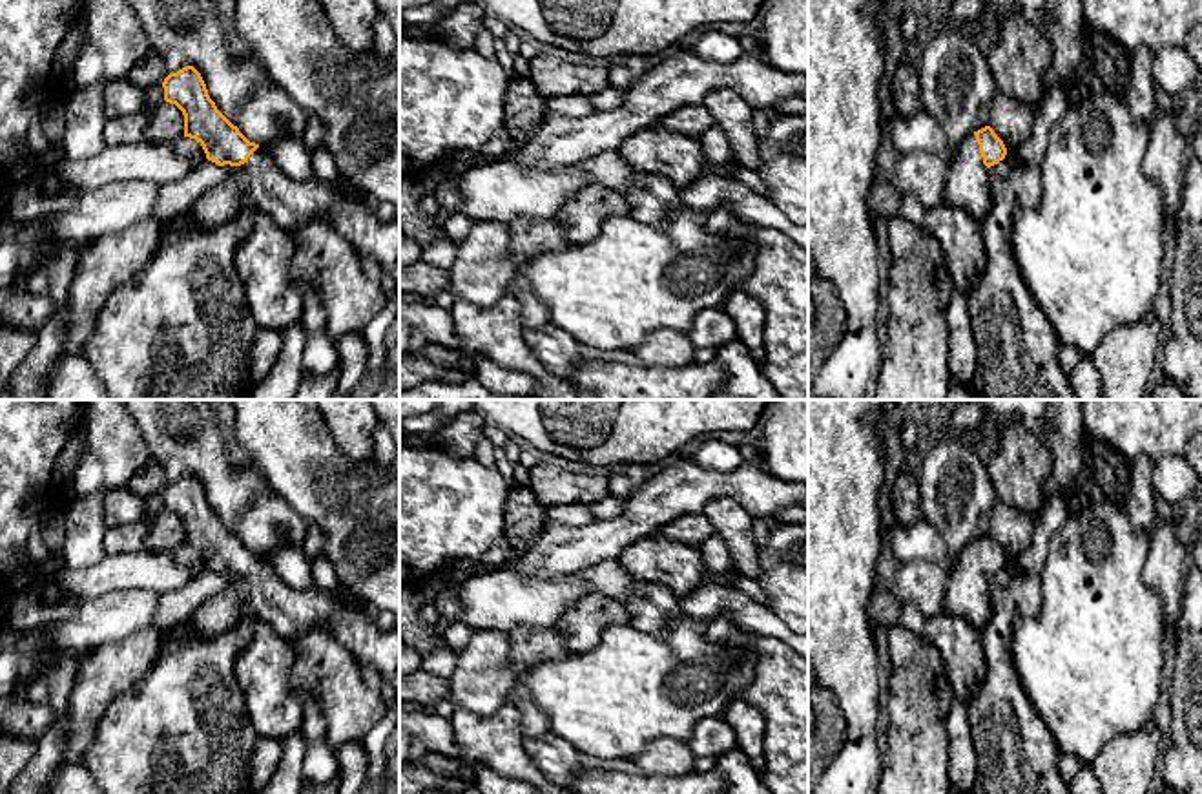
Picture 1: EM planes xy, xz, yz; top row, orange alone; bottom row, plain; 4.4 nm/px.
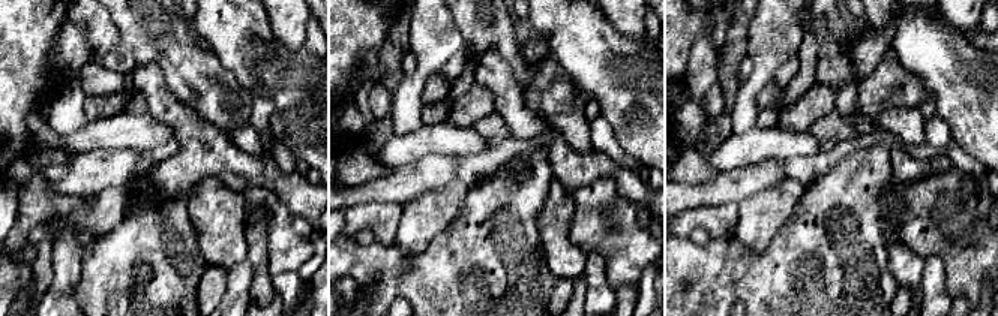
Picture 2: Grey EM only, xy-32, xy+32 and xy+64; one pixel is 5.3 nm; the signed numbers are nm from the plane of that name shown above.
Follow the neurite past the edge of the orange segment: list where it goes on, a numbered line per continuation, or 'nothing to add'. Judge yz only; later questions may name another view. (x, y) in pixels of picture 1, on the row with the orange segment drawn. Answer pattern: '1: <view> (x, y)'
1: yz (967, 187)

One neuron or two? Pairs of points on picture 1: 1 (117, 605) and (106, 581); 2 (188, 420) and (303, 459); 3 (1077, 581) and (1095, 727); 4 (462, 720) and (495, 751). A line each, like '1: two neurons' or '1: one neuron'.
1: two neurons
2: two neurons
3: one neuron
4: one neuron

